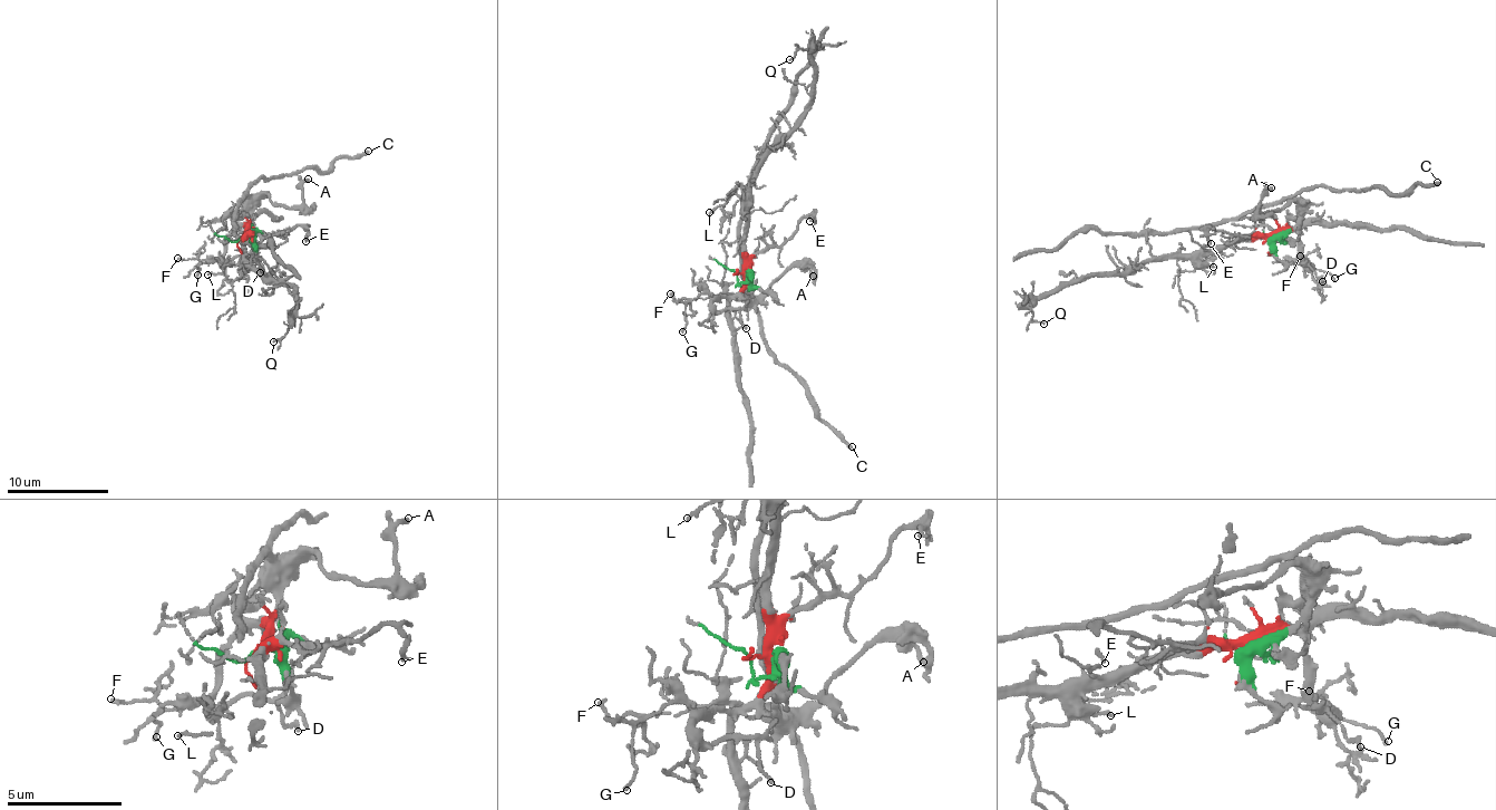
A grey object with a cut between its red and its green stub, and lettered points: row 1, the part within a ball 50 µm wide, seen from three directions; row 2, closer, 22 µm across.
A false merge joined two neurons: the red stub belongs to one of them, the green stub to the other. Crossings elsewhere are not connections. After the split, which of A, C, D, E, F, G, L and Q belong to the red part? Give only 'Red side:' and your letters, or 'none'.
Red side: D, E, F, G, L, Q

